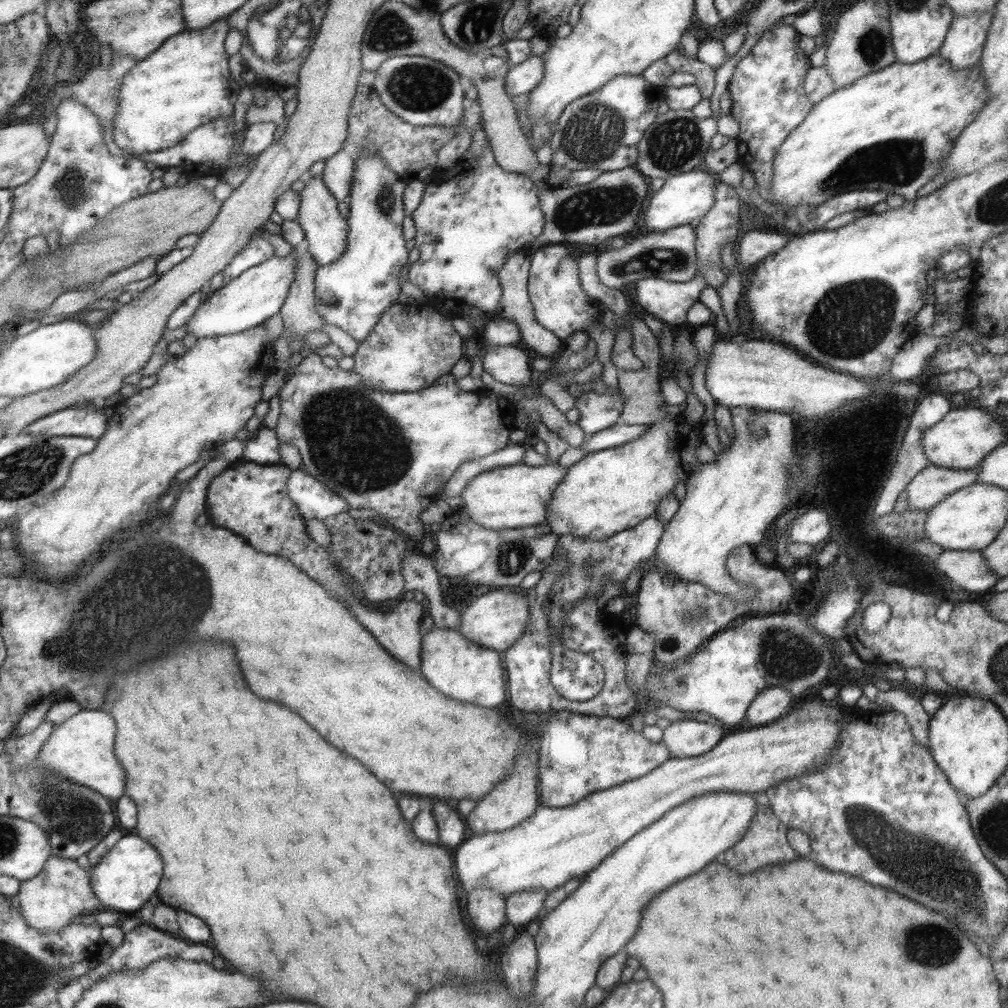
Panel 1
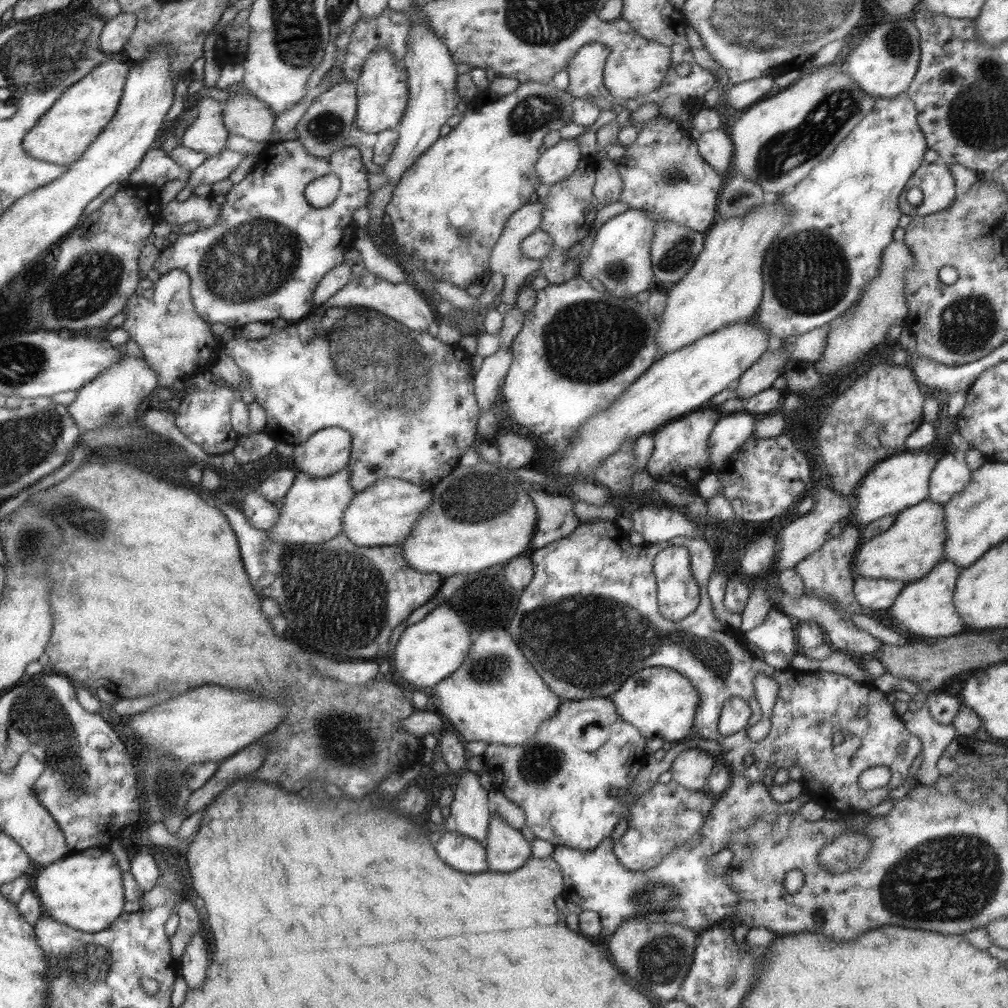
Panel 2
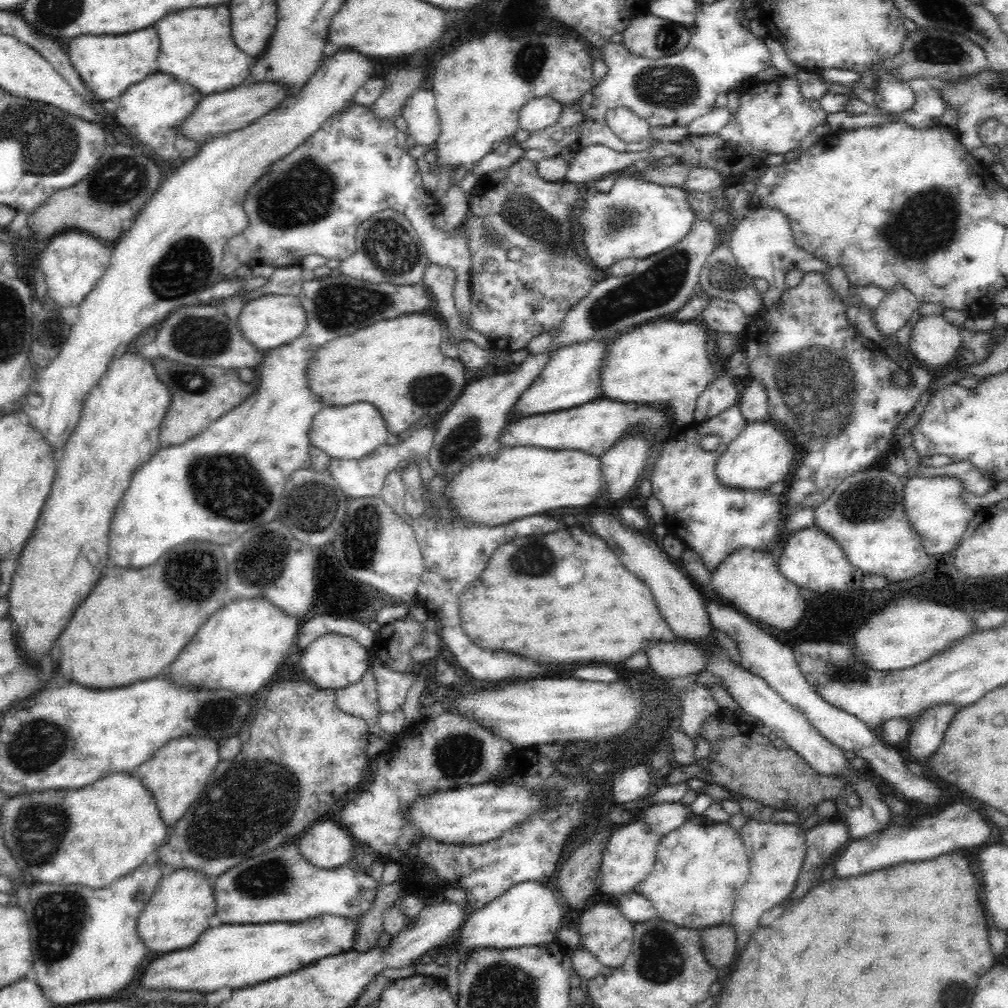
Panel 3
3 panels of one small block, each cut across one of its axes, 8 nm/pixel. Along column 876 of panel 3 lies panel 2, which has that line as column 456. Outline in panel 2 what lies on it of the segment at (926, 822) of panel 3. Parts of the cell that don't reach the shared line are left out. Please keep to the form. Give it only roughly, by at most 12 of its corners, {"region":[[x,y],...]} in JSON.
{"region":[[457,832],[435,837],[437,856],[466,873],[487,870],[486,848]]}

